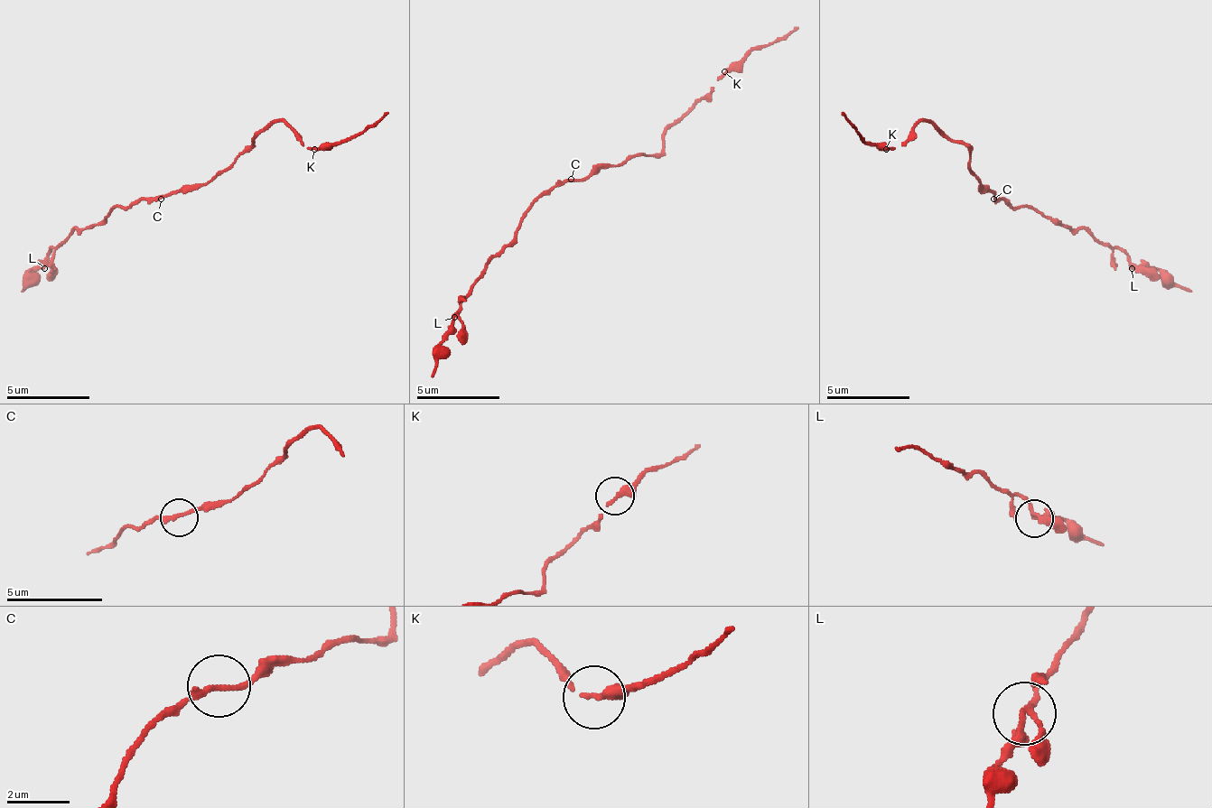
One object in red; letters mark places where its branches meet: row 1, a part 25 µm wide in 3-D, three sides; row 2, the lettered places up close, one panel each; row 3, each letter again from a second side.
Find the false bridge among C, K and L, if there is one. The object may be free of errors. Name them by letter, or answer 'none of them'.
none of them

